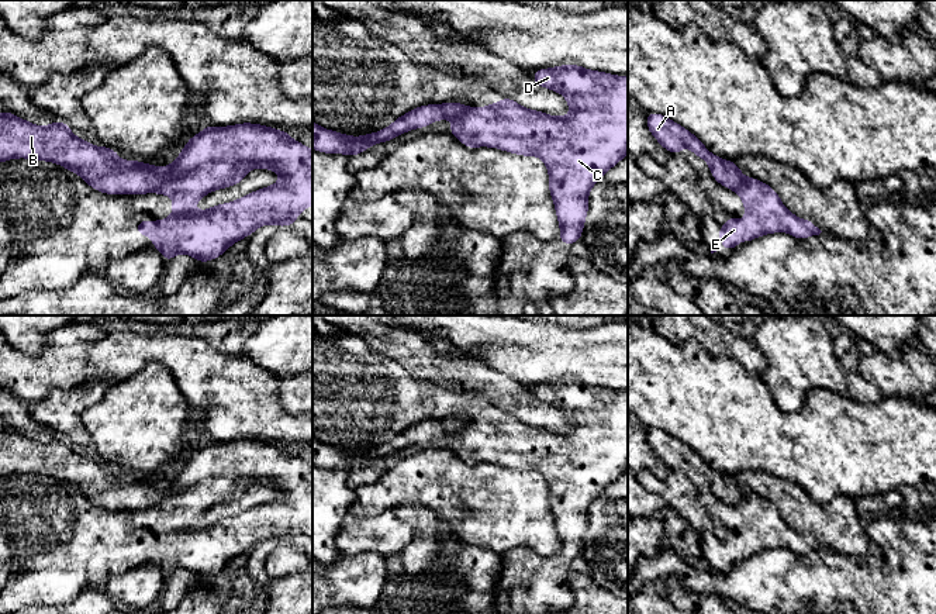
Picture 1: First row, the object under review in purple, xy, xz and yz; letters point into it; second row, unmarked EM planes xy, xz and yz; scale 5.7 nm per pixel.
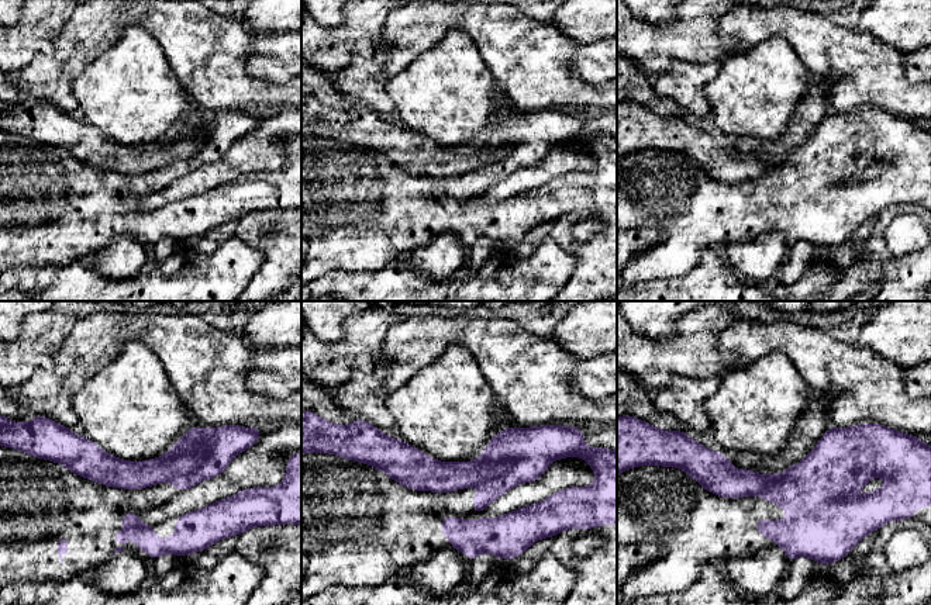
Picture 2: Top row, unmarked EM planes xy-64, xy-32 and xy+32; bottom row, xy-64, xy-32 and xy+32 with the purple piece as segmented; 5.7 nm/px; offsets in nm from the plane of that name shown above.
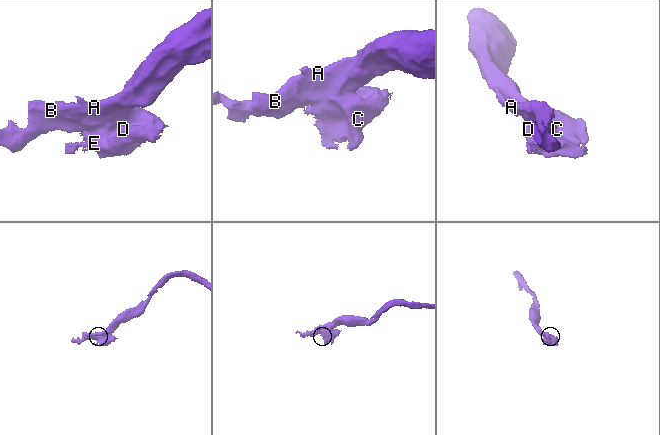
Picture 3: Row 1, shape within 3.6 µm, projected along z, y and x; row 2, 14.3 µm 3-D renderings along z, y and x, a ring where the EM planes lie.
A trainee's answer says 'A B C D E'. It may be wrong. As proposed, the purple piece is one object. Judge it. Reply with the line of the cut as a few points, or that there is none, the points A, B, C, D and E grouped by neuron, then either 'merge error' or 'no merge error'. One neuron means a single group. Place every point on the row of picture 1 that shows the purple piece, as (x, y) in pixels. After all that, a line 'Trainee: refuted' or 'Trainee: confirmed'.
cut in xy along (169, 166), (169, 176), (162, 183), (140, 193); A B / C D E; merge error
Trainee: refuted

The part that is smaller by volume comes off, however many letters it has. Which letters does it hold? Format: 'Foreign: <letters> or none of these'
Foreign: C, D, E

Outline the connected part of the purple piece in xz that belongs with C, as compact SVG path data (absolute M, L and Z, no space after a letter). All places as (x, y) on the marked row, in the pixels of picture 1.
M560 65L550 69L533 70L535 84L563 94L571 113L566 117L549 115L543 111L528 110L512 99L502 97L488 107L467 107L452 120L449 134L467 148L490 146L524 156L539 156L549 172L549 192L560 224L559 241L571 246L580 241L588 213L588 192L607 170L619 163L628 154L628 76L615 76L600 70L588 70L580 65Z

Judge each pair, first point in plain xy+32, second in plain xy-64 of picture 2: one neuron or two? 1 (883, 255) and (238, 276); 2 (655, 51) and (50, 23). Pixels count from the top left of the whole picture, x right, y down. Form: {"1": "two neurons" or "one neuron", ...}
{"1": "two neurons", "2": "one neuron"}

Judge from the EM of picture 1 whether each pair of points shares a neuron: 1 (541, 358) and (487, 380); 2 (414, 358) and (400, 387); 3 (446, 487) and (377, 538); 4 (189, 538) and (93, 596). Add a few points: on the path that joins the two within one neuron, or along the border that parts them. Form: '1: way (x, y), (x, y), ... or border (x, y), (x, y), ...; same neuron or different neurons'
1: border (475, 356), (524, 385); different neurons
2: border (410, 372), (420, 379), (441, 385); different neurons
3: border (393, 510), (384, 510), (372, 517), (361, 518); different neurons
4: border (85, 586), (100, 586), (103, 589); different neurons

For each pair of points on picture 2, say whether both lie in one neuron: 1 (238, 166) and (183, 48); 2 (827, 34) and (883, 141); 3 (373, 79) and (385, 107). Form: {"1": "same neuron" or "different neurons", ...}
{"1": "different neurons", "2": "different neurons", "3": "same neuron"}

